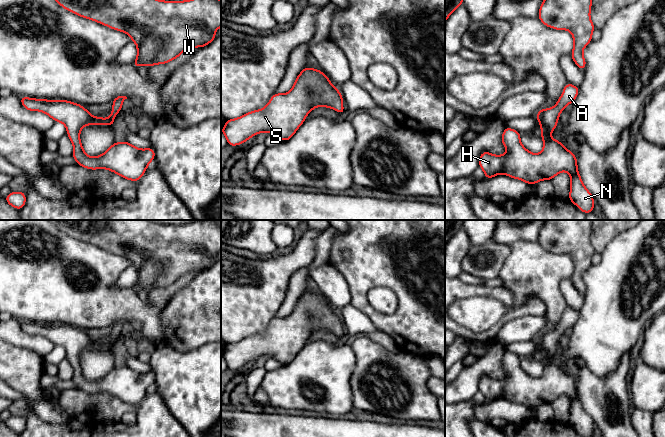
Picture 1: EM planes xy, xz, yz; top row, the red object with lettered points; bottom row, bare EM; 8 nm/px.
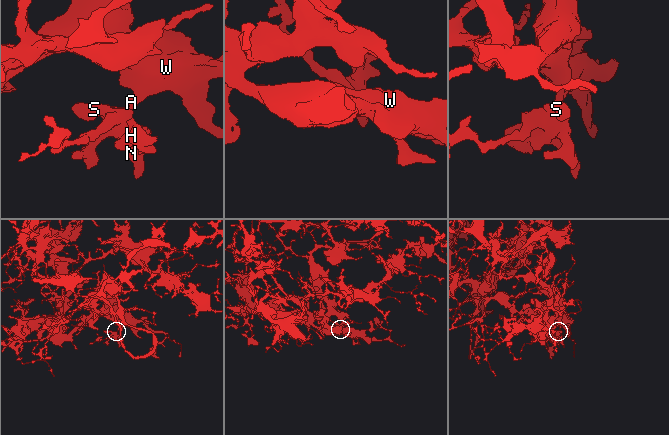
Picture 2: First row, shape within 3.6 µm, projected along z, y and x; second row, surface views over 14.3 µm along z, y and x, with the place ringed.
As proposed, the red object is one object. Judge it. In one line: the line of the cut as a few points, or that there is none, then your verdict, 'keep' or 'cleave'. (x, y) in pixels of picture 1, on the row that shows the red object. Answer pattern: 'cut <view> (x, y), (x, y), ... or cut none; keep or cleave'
cut none; keep

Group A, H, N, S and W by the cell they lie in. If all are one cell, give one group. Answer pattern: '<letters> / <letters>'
A H N S W

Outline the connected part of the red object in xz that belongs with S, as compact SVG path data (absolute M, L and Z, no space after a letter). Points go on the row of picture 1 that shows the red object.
M305 67L297 76L296 81L286 94L275 93L268 104L261 110L253 110L236 119L228 119L221 129L227 139L227 144L237 146L258 133L270 132L279 137L282 142L293 137L298 128L306 120L306 116L316 107L332 108L341 115L345 114L343 98L329 78L321 71Z

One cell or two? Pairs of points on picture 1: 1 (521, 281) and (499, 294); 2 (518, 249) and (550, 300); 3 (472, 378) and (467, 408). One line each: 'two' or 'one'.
1: two
2: one
3: two

